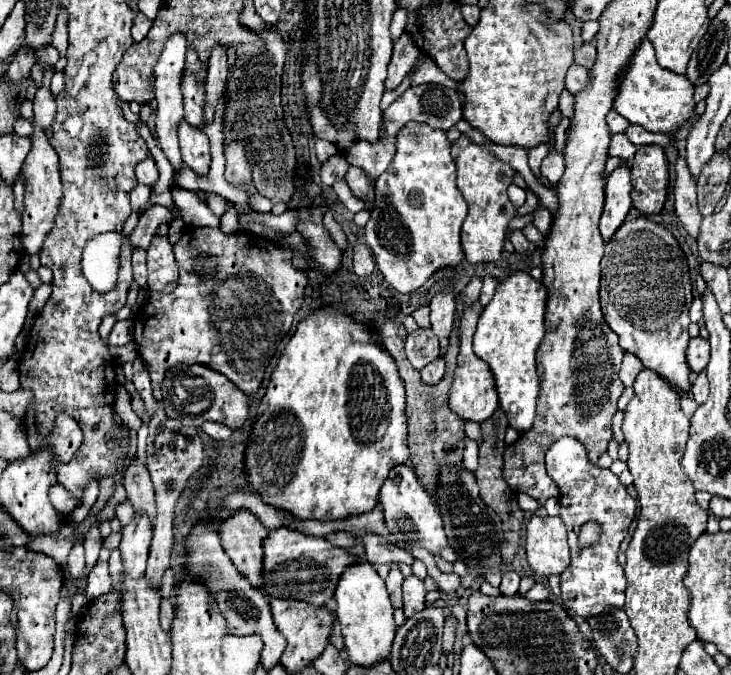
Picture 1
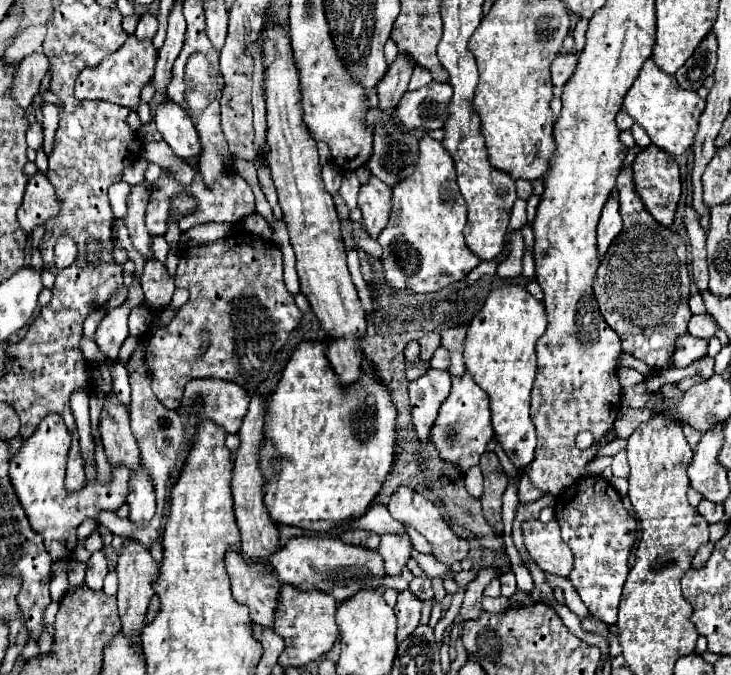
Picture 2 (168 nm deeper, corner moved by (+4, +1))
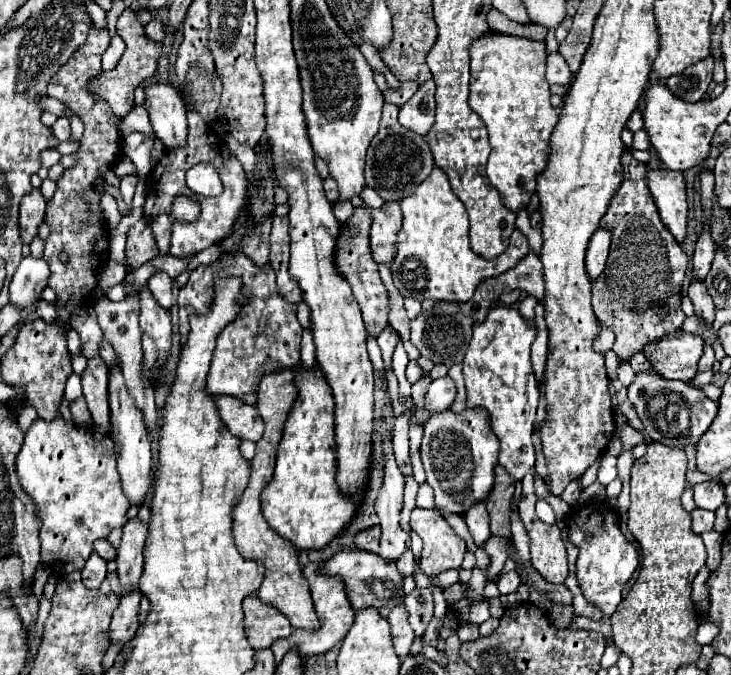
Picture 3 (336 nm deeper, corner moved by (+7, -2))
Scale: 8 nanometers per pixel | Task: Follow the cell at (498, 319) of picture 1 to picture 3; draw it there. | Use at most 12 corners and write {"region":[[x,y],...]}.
{"region":[[513,307],[473,327],[467,407],[489,413],[499,465],[535,465],[539,387]]}

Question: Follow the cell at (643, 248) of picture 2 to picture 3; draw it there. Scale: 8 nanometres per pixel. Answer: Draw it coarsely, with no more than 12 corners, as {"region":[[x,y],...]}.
{"region":[[645,163],[623,183],[593,311],[627,361],[681,329],[689,259],[659,217]]}

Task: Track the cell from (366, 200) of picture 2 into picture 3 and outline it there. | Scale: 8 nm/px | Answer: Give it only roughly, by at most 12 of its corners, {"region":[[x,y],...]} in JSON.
{"region":[[399,203],[373,209],[371,251],[391,265],[401,231]]}

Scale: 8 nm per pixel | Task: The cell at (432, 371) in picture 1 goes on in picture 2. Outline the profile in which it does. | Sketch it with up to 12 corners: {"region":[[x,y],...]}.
{"region":[[430,368],[408,390],[416,434],[426,440],[450,392],[448,370]]}

